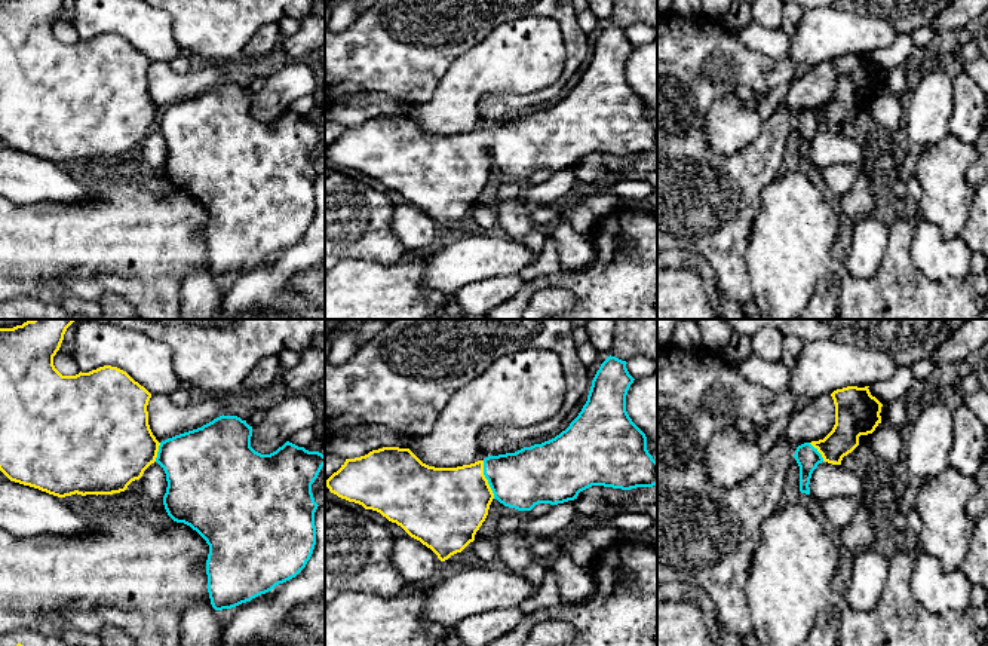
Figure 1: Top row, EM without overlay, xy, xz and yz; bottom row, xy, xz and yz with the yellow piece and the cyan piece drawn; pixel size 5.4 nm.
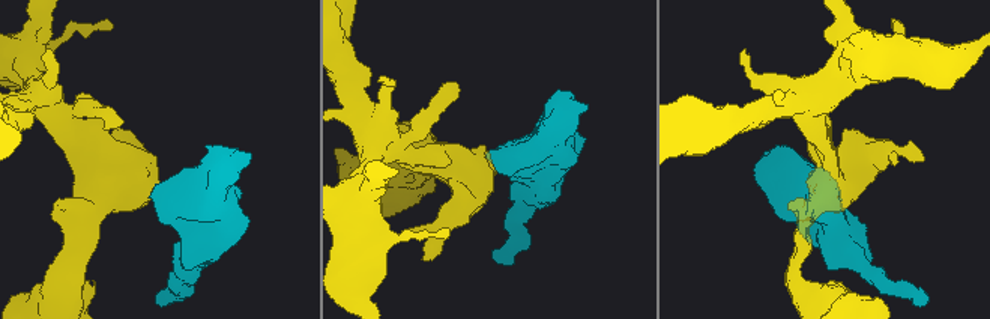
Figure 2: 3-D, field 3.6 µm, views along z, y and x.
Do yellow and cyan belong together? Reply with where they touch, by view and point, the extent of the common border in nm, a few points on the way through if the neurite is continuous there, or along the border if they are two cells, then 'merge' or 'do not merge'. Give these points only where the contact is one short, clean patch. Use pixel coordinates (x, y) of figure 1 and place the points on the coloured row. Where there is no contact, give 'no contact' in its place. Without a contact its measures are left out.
meets yellow in xz at (487, 480); contact 220 nm long; runs through xz (448, 505), (457, 496), (487, 480), (531, 475); merge

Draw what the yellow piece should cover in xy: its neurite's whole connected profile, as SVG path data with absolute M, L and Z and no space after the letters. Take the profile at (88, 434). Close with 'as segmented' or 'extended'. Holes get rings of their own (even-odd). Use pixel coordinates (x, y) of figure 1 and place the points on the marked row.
M33 319L13 328L0 328L0 471L10 480L49 495L113 495L139 480L157 462L166 474L163 505L168 515L190 526L209 545L206 560L208 593L215 610L231 609L295 578L310 560L316 545L317 503L312 484L325 456L286 441L270 454L251 447L252 426L237 416L220 416L202 428L162 443L148 425L151 394L126 371L104 365L89 373L62 376L53 365L67 328L76 319Z | extended

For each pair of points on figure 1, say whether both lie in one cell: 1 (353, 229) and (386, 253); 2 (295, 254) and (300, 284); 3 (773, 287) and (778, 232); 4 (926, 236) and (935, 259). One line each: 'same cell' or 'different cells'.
1: same cell
2: different cells
3: same cell
4: same cell

